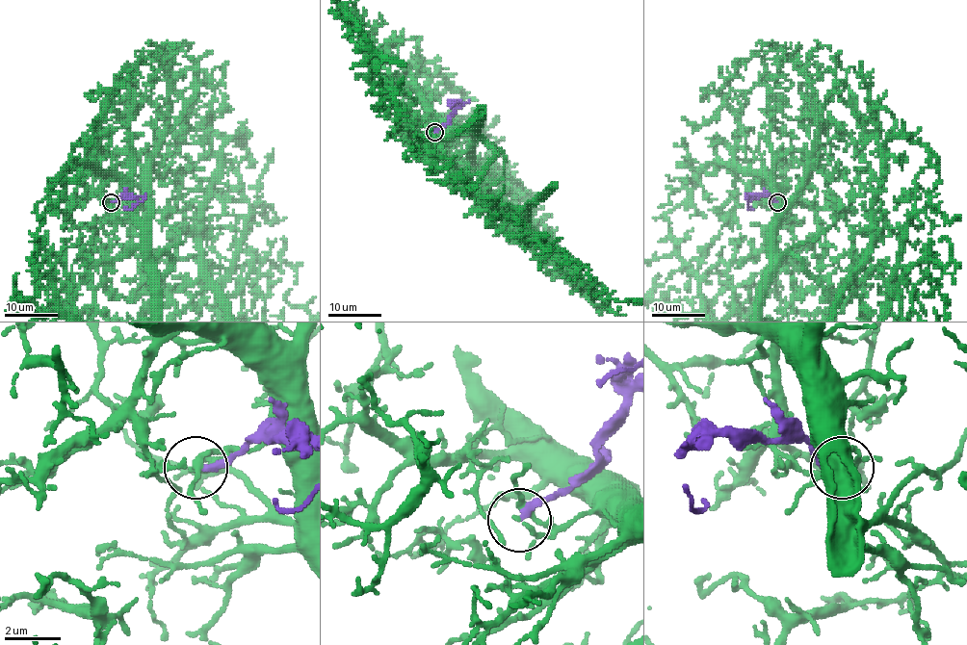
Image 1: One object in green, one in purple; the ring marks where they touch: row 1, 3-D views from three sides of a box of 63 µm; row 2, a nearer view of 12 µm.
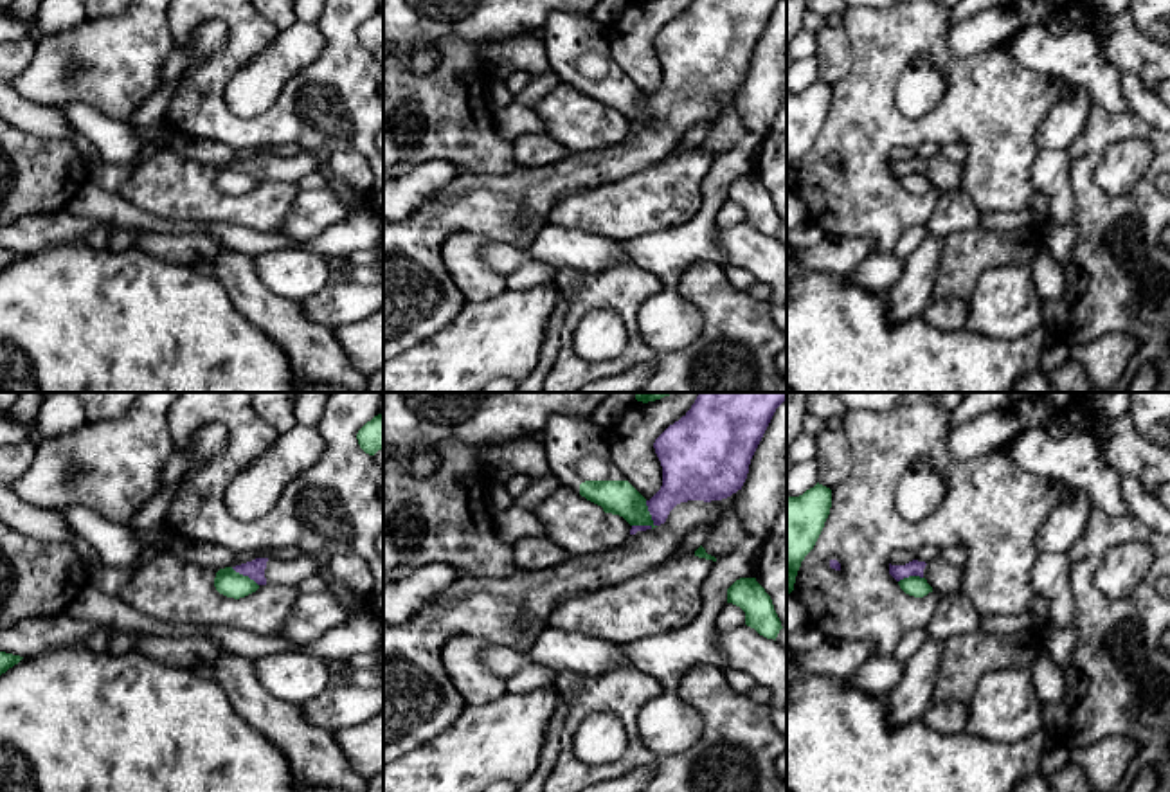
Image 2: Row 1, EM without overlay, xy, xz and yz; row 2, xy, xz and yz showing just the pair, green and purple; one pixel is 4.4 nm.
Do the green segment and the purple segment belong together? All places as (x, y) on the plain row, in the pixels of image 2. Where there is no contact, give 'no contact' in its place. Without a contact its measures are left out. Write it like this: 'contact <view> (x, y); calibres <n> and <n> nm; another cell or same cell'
contact xz (652, 119); calibres 160 and 200 nm; another cell

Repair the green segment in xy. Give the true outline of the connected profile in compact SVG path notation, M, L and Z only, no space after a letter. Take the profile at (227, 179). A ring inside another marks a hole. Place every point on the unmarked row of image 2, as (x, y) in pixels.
M232 164L216 169L214 184L220 191L234 196L245 194L259 185L254 176L236 169Z

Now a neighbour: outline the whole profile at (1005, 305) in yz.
M1031 265L990 268L967 299L967 333L994 340L1015 340L1044 326L1042 299L1033 284Z

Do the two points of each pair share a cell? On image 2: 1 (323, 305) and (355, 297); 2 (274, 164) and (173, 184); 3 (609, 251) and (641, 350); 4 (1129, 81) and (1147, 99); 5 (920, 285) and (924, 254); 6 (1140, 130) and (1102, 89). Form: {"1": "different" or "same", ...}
{"1": "same", "2": "different", "3": "different", "4": "same", "5": "same", "6": "different"}

